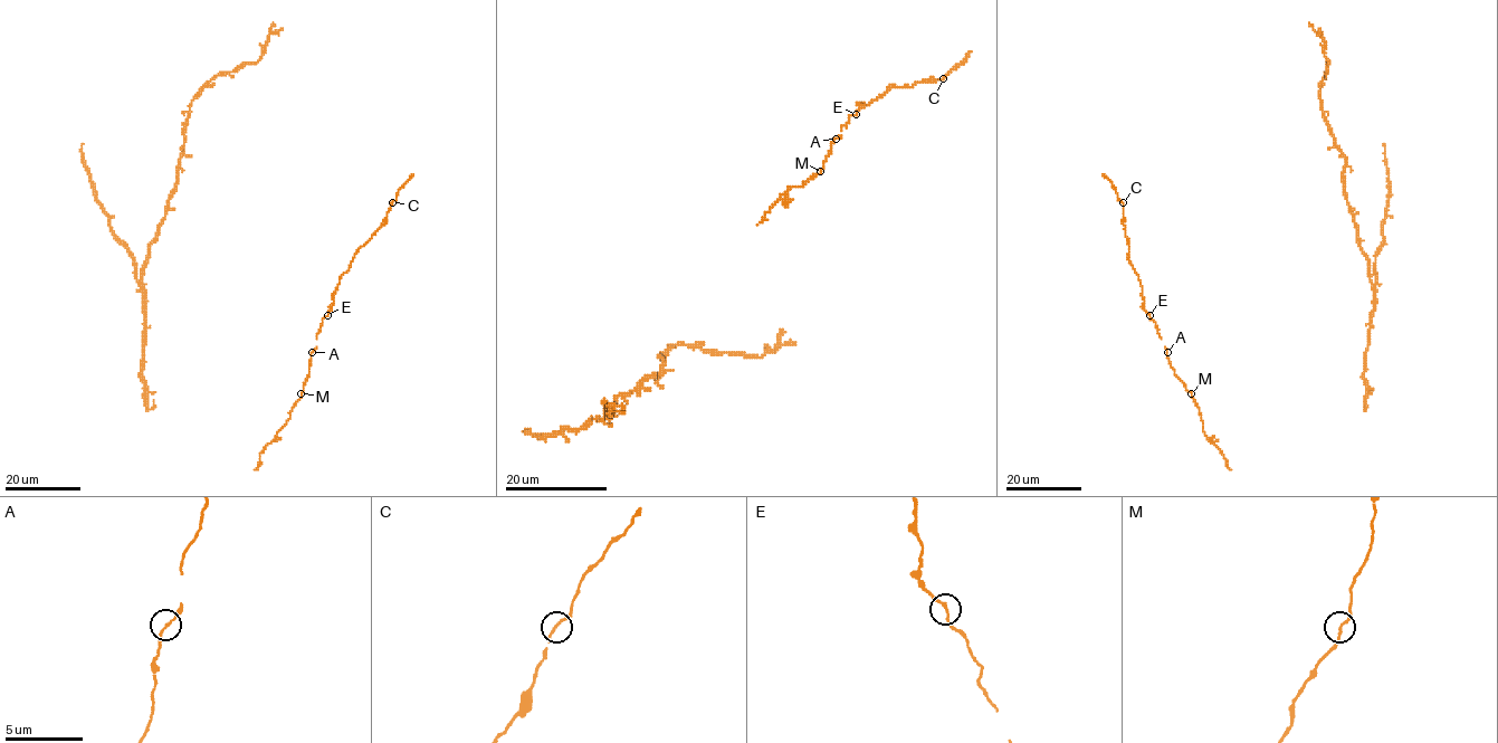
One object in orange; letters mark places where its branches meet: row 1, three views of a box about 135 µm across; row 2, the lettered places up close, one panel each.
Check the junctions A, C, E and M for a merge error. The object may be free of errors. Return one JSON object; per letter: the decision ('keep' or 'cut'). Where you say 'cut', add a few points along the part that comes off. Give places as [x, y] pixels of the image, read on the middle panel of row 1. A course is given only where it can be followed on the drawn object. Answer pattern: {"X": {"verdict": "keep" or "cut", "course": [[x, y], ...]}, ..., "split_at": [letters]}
{"A": {"verdict": "keep"}, "C": {"verdict": "keep"}, "E": {"verdict": "keep"}, "M": {"verdict": "keep"}, "split_at": []}

